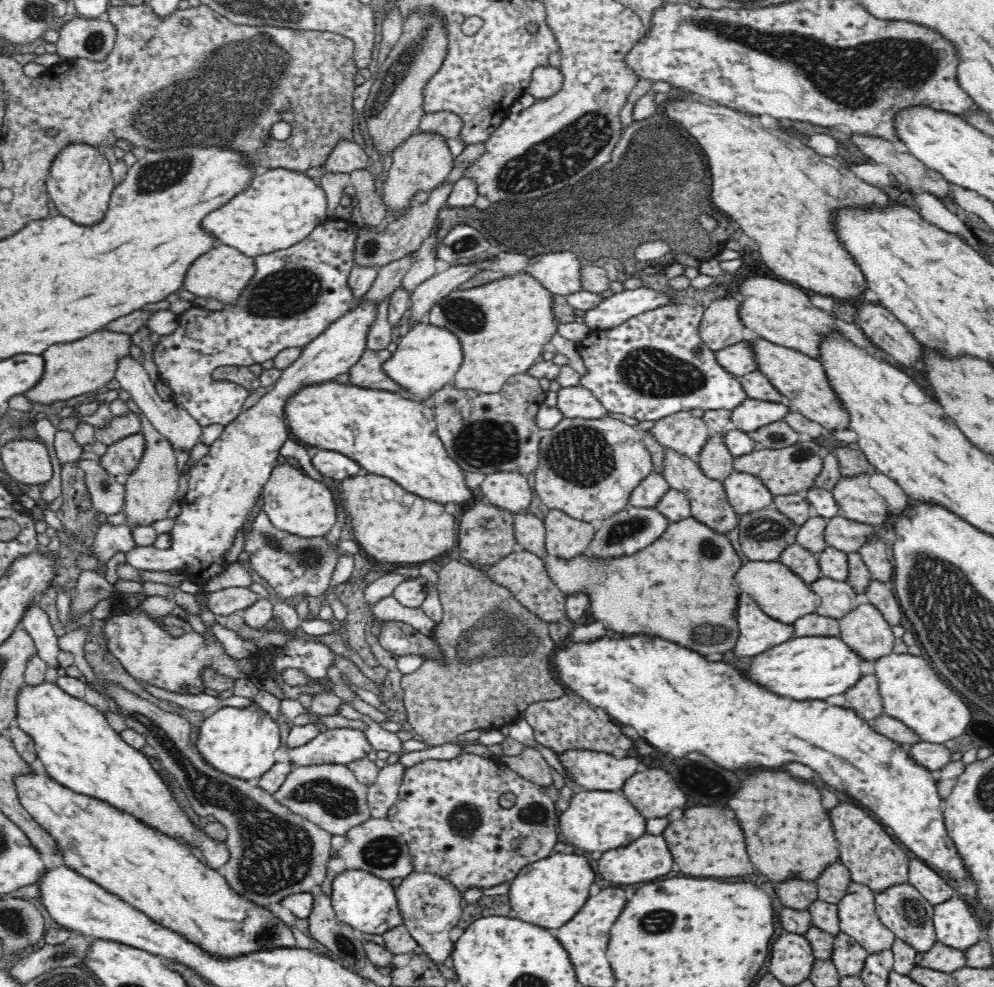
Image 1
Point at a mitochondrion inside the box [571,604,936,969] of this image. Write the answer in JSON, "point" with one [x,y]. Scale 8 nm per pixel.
{"point":[713,636]}

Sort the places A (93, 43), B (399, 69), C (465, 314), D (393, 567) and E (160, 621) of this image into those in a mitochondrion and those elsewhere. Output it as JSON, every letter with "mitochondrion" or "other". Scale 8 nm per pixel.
{"A":"mitochondrion","B":"mitochondrion","C":"mitochondrion","D":"other","E":"other"}

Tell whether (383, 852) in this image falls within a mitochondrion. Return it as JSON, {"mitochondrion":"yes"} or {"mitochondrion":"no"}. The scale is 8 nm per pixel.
{"mitochondrion":"yes"}

